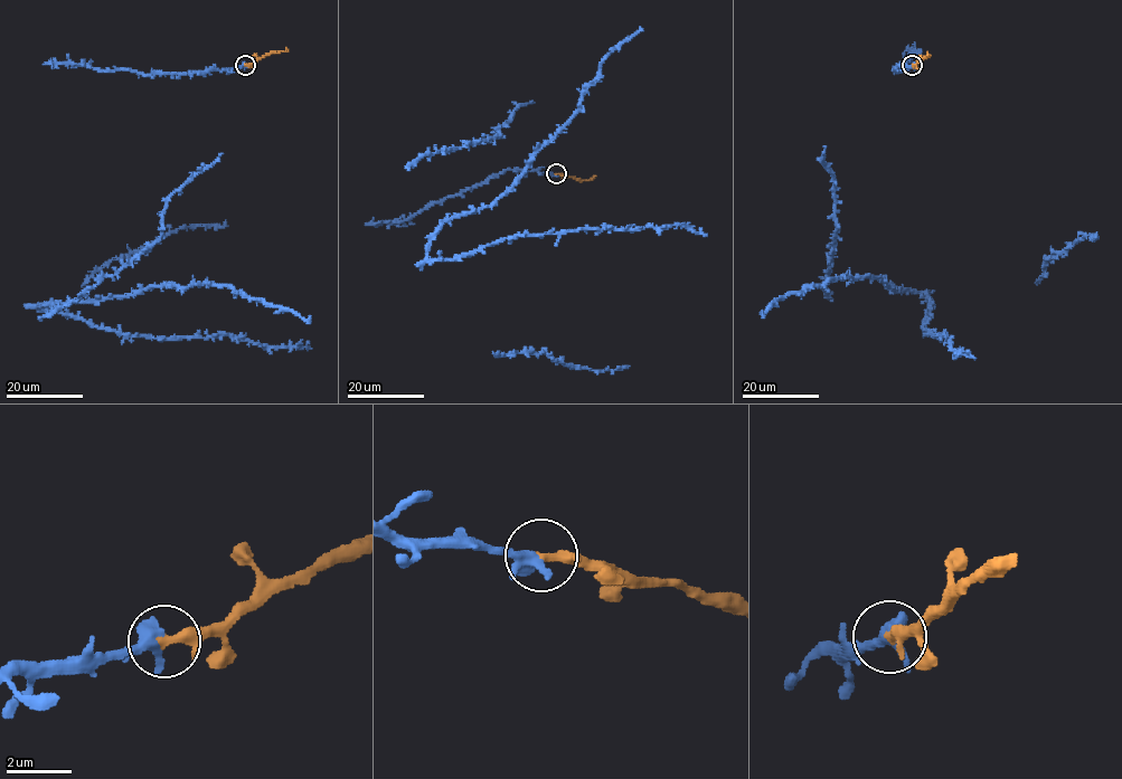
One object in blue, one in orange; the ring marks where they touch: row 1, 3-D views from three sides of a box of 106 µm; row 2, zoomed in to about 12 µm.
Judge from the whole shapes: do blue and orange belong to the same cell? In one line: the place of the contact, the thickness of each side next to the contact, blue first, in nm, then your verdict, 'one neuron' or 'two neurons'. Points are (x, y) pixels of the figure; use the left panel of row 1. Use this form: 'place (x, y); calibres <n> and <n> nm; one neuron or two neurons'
place (245, 65); calibres 300 and 240 nm; one neuron

